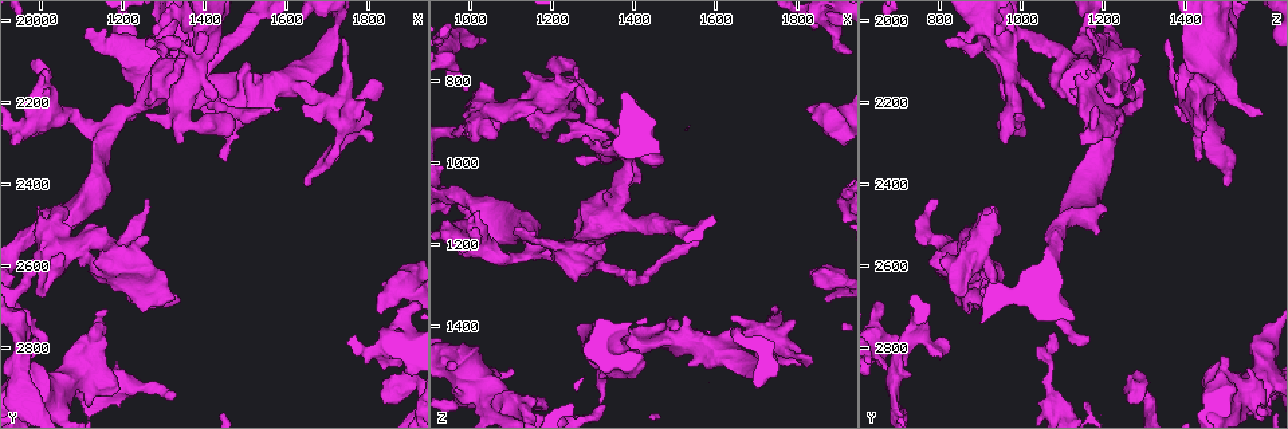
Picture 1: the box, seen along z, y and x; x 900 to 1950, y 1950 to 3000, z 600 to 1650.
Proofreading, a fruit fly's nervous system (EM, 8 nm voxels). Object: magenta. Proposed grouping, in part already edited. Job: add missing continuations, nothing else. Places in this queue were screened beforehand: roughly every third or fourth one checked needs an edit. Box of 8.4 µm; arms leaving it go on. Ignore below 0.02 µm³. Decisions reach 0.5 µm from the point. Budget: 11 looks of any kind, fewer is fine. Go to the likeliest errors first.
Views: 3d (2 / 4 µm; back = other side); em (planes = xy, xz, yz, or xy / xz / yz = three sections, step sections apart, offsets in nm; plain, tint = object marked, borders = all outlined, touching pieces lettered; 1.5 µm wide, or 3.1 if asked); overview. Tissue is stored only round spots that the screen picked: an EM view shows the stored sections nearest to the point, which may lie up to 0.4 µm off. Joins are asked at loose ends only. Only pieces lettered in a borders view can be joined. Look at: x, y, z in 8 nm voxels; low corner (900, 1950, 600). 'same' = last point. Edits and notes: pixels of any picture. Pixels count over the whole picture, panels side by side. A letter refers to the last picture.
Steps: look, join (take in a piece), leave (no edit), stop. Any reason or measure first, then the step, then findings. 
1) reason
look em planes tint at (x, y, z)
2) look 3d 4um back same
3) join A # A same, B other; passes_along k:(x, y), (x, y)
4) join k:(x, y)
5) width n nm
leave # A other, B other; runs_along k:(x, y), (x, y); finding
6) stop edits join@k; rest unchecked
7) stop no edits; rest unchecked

look 3d 4um back at (1320, 2680, 845)

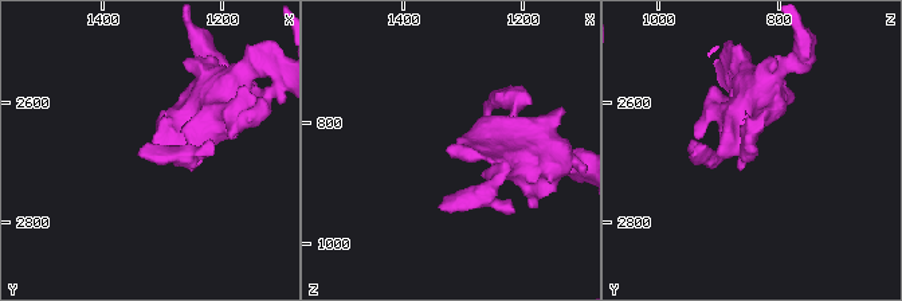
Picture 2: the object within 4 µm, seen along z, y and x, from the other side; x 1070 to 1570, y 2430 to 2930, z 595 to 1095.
need the tissue
look em planes borders at (1320, 2690, 845)

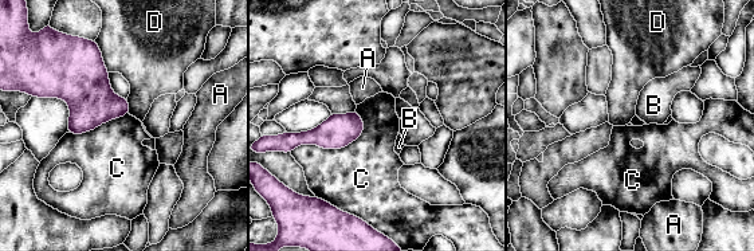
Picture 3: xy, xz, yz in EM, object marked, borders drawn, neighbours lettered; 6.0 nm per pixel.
width 140 nm; longest_contact C 480 nm
leave # A other, B other, C other, D other; no lettered piece goes on from it

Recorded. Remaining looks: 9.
free end
look em planes borders at (1180, 2895, 1585)

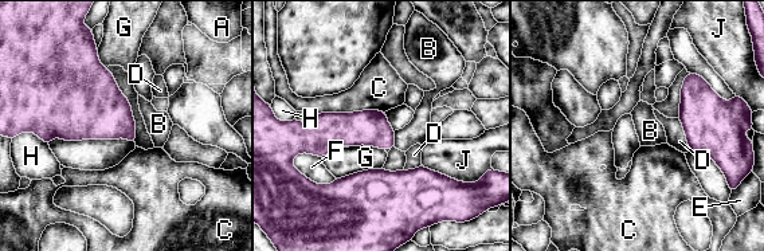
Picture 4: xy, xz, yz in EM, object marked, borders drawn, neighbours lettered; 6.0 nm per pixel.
leave # A other, B other, C other, D other, E other, F other, G other, H other, J other; border 4:(394, 130), (395, 146); none of them fits

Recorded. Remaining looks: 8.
an open end
look em planes plain at (1425, 2190, 955)

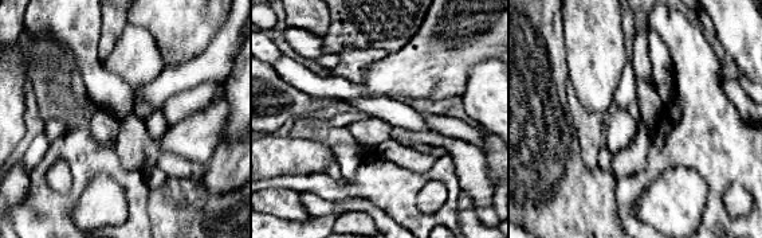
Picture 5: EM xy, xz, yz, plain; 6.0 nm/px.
look em planes borders same

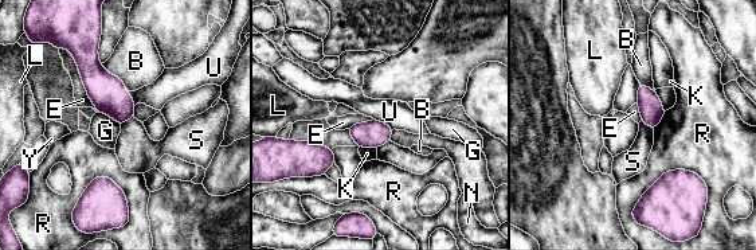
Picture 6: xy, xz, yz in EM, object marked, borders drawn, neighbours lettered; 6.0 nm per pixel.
longest_contact R 500 nm
leave # B other, E other, G other, K other, L other, N other, R other, S other, U other, Y other; border 6:(133, 117), (129, 117), (121, 125); none of them fits

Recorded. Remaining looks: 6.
thin end
look em planes tint at (1650, 2390, 1495)

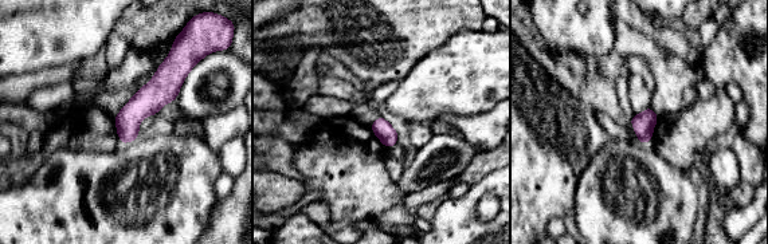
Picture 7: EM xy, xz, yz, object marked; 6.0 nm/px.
see the neighbours
look em planes borders same

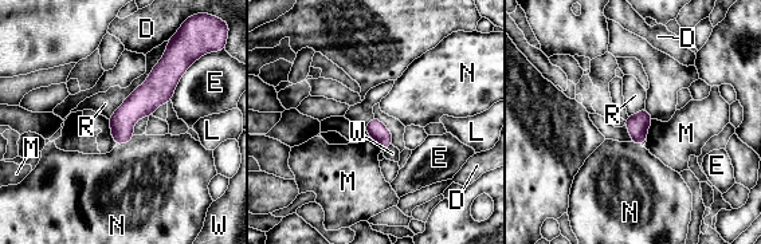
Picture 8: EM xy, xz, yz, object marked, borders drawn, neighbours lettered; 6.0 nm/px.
longest_contact R 550 nm
leave # D other, E other, L other, M other, N other, R other, W other; runs_along 8:(167, 62), (118, 141); no lettered piece goes on from it

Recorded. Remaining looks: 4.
stop no edits; rest unchecked

